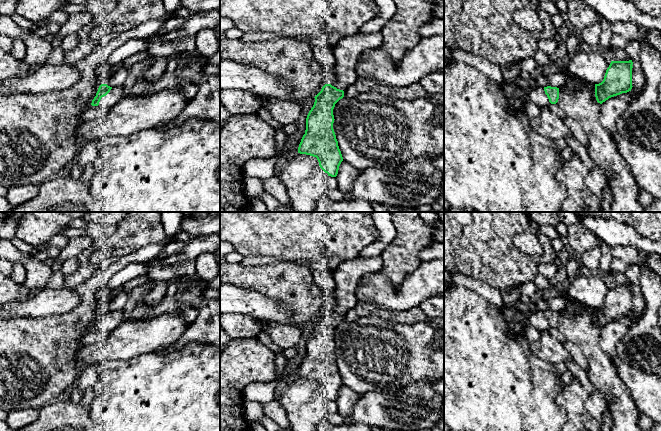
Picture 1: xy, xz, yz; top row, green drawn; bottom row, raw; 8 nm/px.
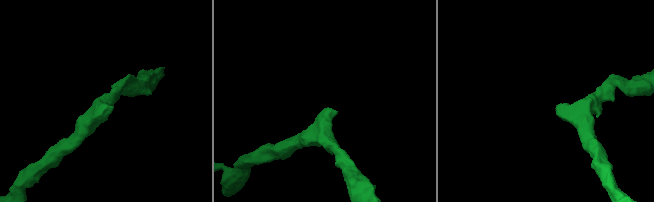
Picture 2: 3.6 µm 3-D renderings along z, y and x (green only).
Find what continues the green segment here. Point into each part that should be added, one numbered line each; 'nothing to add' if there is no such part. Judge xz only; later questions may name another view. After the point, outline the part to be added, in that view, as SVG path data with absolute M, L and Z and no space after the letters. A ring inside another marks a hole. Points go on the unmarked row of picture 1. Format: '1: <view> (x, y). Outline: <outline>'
1: xz (347, 274). Outline: M381 255L368 258L360 258L358 256L340 264L334 272L336 304L330 308L343 315L353 309L358 302L353 296L356 283L363 275L377 273L383 266L384 259Z

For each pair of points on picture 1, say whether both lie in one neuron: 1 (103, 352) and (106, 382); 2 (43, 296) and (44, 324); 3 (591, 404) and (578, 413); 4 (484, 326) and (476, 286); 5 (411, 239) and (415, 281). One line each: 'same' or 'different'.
1: different
2: different
3: different
4: different
5: different

